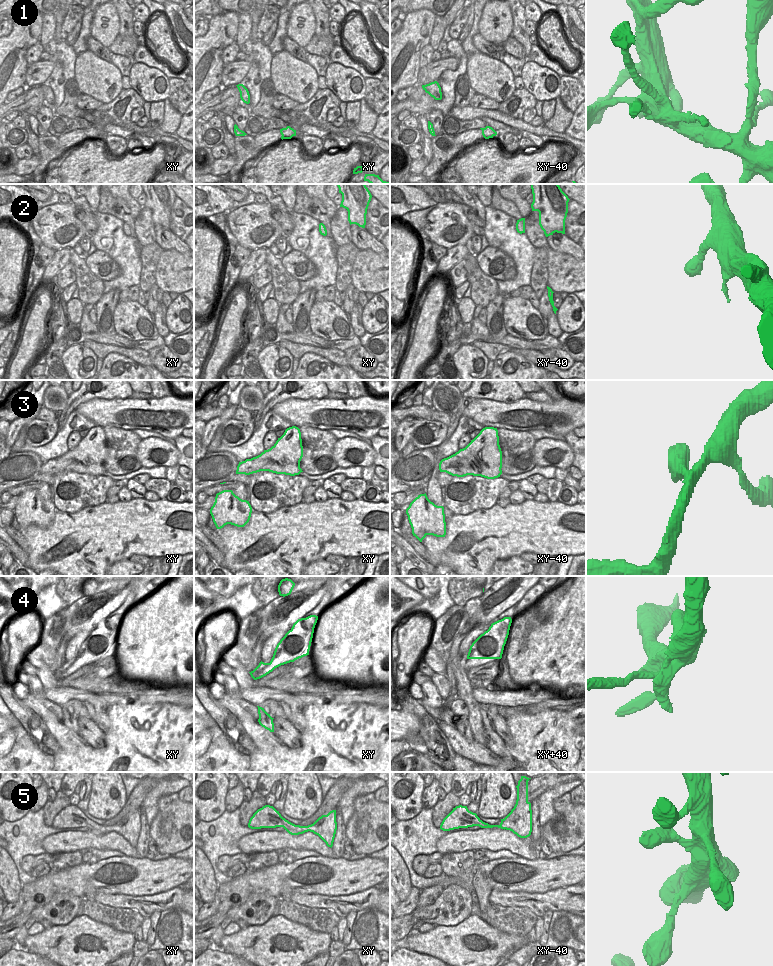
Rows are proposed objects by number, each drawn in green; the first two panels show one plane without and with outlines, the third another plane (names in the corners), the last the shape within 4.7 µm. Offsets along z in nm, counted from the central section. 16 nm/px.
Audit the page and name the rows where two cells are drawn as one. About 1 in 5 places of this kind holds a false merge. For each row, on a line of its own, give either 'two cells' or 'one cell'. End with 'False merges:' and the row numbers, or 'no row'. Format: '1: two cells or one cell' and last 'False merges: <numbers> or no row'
1: one cell
2: one cell
3: one cell
4: two cells
5: one cell
False merges: 4

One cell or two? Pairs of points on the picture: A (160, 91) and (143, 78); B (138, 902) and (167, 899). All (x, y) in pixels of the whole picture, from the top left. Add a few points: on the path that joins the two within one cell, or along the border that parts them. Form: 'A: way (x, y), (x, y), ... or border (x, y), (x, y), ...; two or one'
A: way (156, 88), (147, 81); one
B: way (145, 902), (160, 901); one

